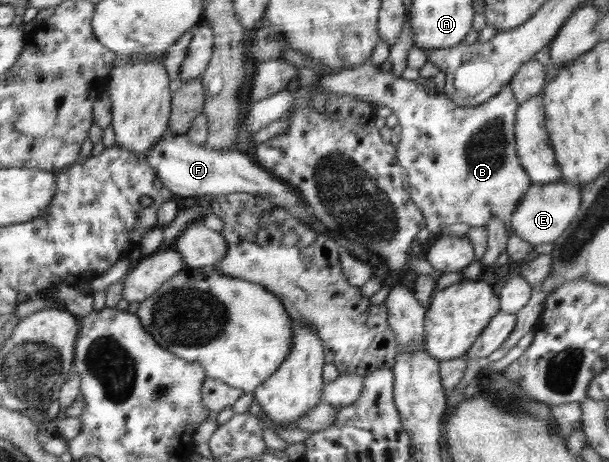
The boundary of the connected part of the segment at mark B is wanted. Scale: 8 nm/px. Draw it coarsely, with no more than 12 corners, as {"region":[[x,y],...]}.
{"region":[[366,61],[318,88],[389,107],[425,228],[498,219],[533,181],[510,83],[478,106]]}

